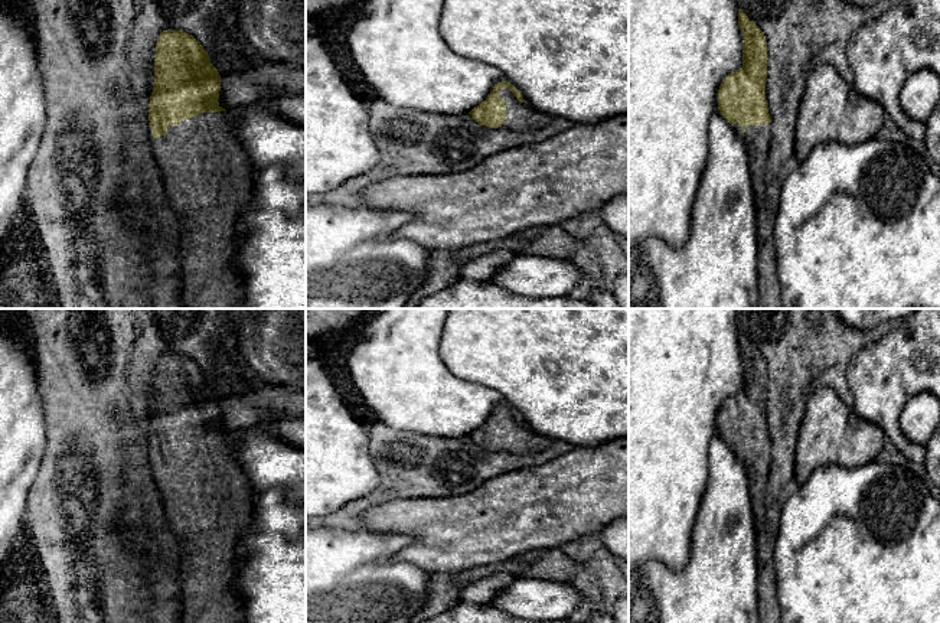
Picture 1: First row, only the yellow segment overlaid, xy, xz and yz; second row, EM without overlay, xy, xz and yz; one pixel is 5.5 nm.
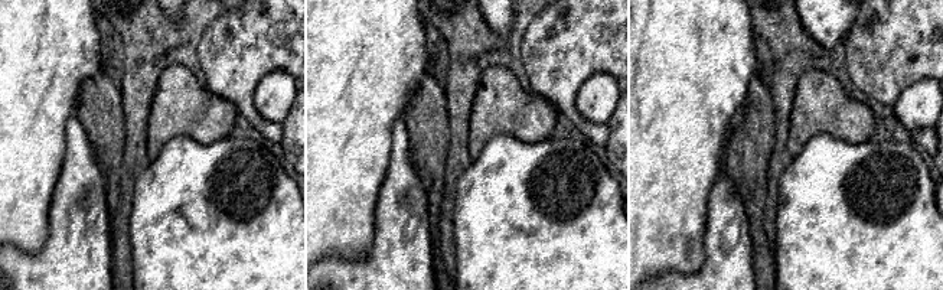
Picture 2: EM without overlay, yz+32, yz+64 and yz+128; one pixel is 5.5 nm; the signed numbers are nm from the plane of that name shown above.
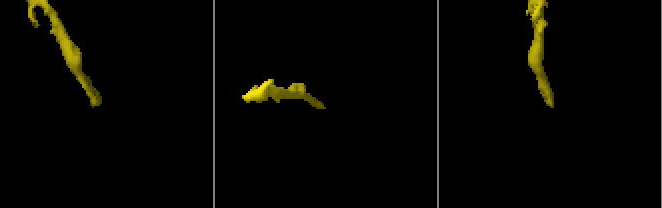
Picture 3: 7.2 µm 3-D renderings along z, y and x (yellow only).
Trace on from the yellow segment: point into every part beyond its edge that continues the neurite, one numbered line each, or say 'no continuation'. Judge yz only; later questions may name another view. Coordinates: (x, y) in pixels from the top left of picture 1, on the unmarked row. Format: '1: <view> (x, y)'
1: yz (757, 460)

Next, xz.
1: xz (519, 439)

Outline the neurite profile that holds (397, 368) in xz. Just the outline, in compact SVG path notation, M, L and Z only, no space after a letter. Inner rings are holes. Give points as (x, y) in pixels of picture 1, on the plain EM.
M385 309L363 324L363 339L349 355L347 368L353 386L376 418L398 431L460 438L484 424L497 405L507 405L497 391L456 376L441 361L440 340L447 314L448 309Z

